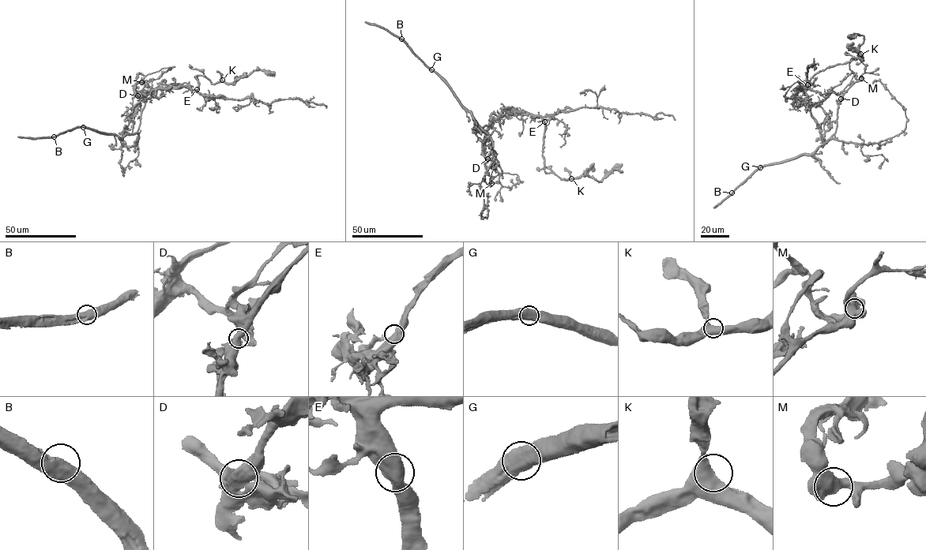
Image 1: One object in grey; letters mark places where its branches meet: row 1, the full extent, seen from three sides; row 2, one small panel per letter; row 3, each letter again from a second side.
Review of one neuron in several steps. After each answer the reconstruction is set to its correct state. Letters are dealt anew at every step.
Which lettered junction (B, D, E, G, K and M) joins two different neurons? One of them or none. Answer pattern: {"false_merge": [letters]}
{"false_merge": ["D"]}

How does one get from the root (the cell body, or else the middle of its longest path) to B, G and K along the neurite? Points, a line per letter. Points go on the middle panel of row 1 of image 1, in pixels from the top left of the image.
B: (492, 121), (478, 130), (480, 129), (472, 114), (452, 89), (415, 57), (401, 39)
G: (492, 121), (478, 130), (480, 129), (472, 114), (431, 69)
K: (492, 121), (506, 110), (538, 115), (544, 123), (542, 155), (544, 170), (562, 178), (571, 178)

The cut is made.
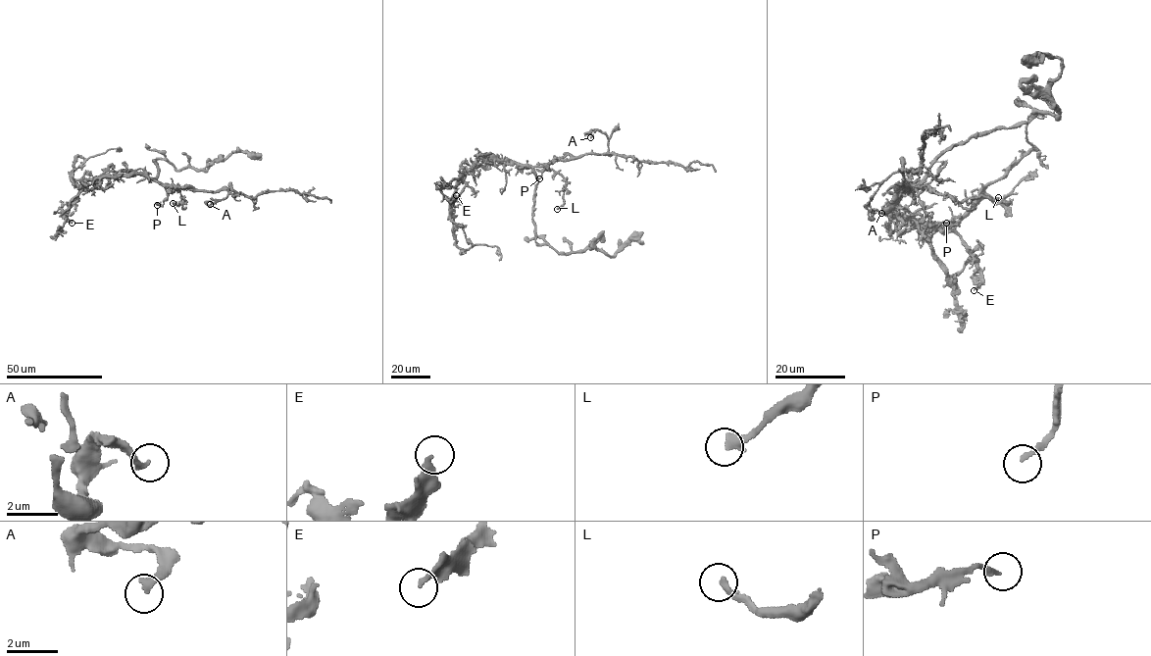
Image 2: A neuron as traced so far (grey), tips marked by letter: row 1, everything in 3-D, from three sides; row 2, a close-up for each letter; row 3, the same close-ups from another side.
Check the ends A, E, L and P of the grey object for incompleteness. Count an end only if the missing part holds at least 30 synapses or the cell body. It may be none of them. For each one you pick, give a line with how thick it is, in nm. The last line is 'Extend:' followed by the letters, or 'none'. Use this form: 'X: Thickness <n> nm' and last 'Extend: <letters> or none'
Extend: none

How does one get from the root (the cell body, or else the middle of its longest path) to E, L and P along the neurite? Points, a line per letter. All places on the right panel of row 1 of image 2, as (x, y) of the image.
E: (908, 186), (901, 189), (888, 213), (957, 232), (981, 273), (982, 282), (974, 290)
L: (908, 186), (914, 189), (927, 185), (960, 202), (981, 195), (995, 200), (998, 197)
P: (908, 186), (919, 193), (919, 201), (931, 224), (946, 223)

